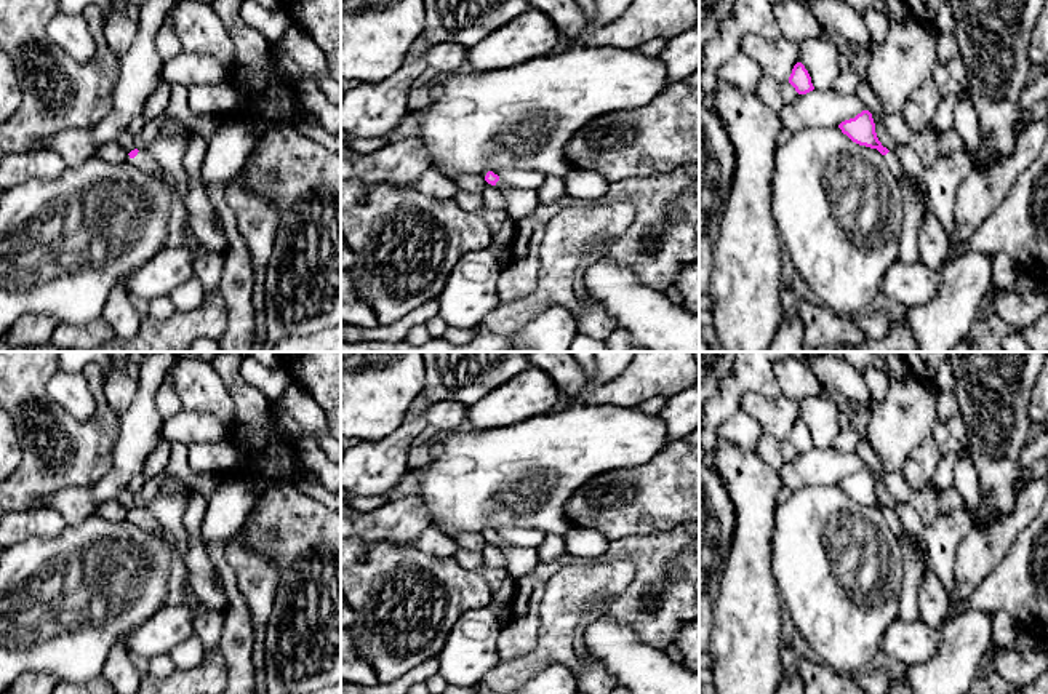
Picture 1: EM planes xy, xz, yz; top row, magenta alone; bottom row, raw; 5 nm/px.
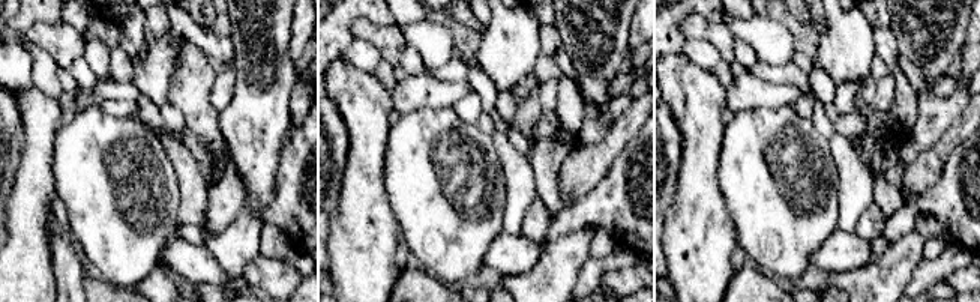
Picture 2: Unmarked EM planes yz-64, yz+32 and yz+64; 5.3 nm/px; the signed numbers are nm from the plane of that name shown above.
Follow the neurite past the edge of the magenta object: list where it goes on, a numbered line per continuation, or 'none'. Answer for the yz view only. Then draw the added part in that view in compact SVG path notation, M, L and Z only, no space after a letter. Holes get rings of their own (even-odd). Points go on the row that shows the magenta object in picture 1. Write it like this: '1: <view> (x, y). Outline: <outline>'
1: yz (914, 207). Outline: M888 152L885 158L902 190L904 198L904 219L899 238L899 259L906 262L920 262L917 237L926 213L925 201L922 200L922 195L918 193L915 184L904 177L904 168L901 162L891 152Z

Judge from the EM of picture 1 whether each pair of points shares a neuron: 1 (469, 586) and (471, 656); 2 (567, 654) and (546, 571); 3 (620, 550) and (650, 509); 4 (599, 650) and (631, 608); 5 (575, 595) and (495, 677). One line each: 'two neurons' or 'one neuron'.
1: two neurons
2: two neurons
3: two neurons
4: two neurons
5: one neuron

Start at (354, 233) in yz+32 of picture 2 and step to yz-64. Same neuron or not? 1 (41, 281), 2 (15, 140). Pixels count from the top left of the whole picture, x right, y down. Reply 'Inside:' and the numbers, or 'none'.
Inside: 1

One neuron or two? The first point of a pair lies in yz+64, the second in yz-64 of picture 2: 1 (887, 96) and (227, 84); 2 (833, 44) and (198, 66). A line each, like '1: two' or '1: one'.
1: one
2: two

